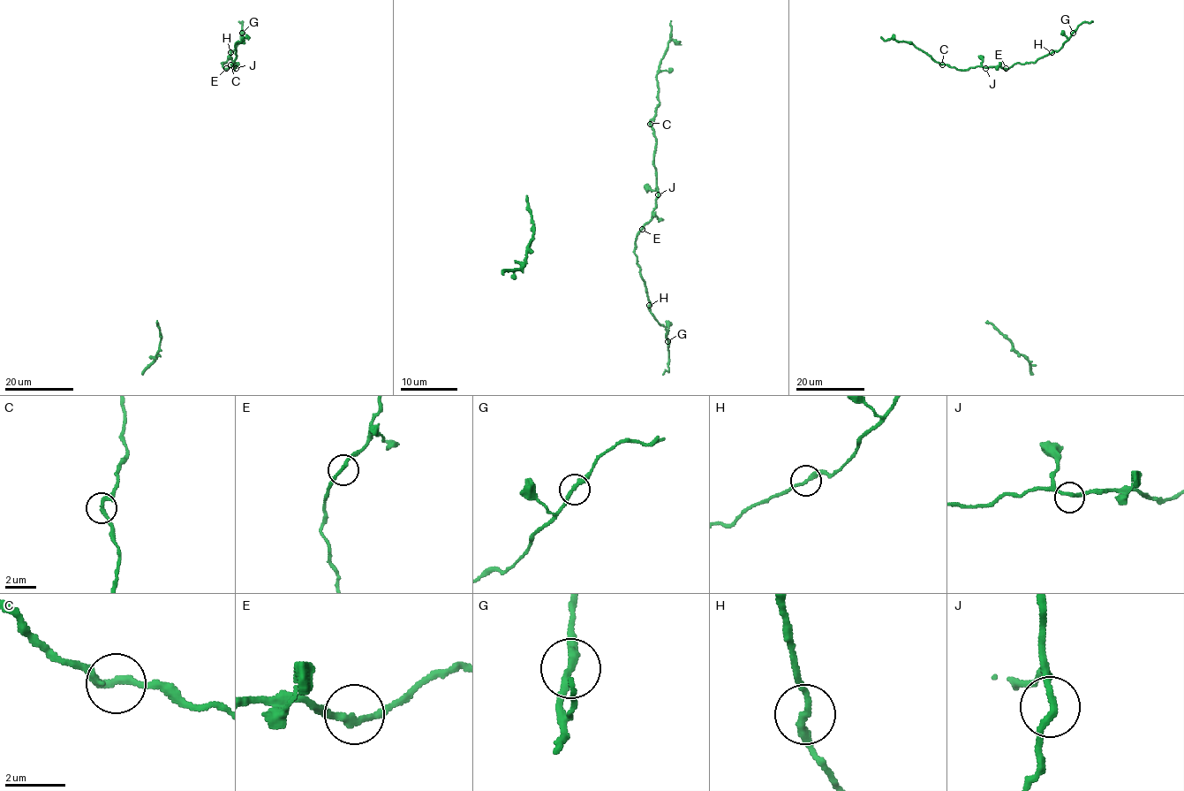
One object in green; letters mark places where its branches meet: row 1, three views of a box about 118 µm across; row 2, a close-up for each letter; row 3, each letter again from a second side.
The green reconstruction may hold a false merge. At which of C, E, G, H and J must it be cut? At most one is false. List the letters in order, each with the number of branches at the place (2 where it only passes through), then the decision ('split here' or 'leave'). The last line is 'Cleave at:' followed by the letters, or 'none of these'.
C: 2 | leave
E: 2 | leave
G: 2 | leave
H: 2 | leave
J: 2 | leave
Cleave at: none of these

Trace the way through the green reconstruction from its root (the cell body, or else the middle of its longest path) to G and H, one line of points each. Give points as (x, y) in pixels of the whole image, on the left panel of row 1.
G: (226, 70), (222, 63), (237, 46), (242, 33)
H: (226, 70), (222, 63), (228, 59), (230, 52)

